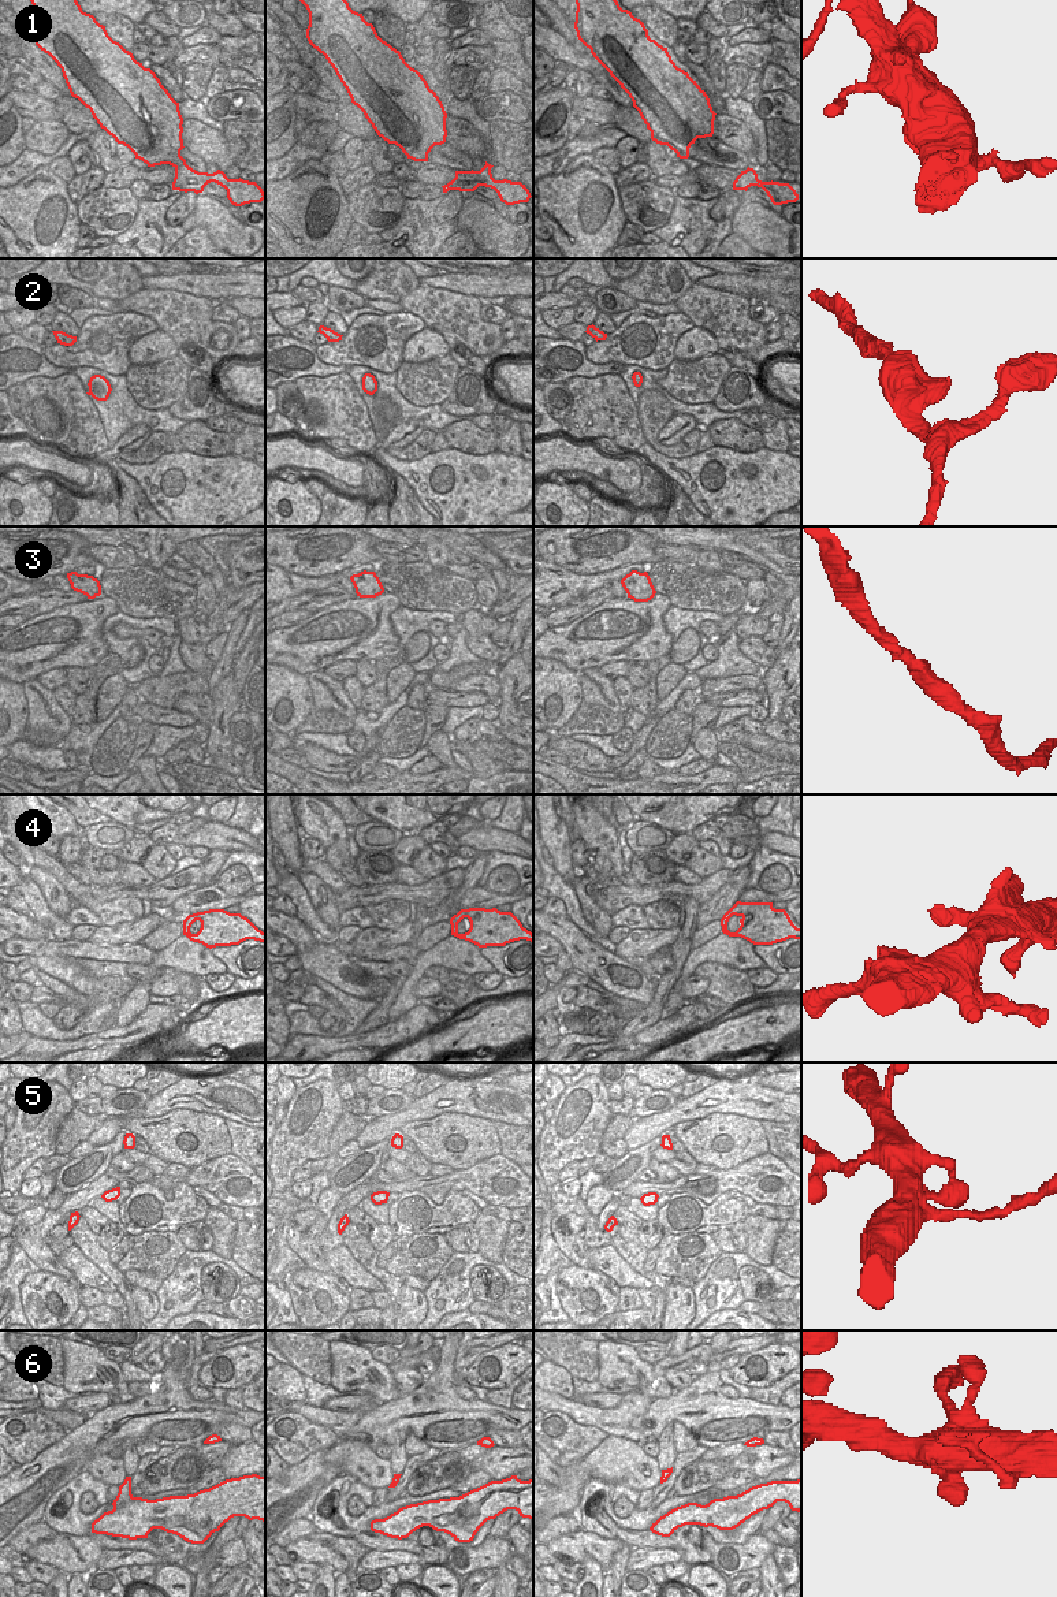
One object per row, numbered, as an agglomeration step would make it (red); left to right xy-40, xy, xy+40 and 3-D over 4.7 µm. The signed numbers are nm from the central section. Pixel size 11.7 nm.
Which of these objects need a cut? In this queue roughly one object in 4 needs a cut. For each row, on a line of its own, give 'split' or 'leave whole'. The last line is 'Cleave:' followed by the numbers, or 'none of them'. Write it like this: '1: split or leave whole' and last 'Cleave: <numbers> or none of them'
1: leave whole
2: leave whole
3: leave whole
4: leave whole
5: leave whole
6: leave whole
Cleave: none of them

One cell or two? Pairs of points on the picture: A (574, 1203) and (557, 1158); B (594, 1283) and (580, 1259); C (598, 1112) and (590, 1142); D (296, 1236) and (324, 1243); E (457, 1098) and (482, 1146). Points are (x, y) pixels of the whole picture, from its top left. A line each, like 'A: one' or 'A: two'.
A: two
B: two
C: one
D: two
E: two

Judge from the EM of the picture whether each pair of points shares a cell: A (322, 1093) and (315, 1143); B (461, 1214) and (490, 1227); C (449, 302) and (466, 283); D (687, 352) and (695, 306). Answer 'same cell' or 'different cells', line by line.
A: same cell
B: different cells
C: different cells
D: different cells

